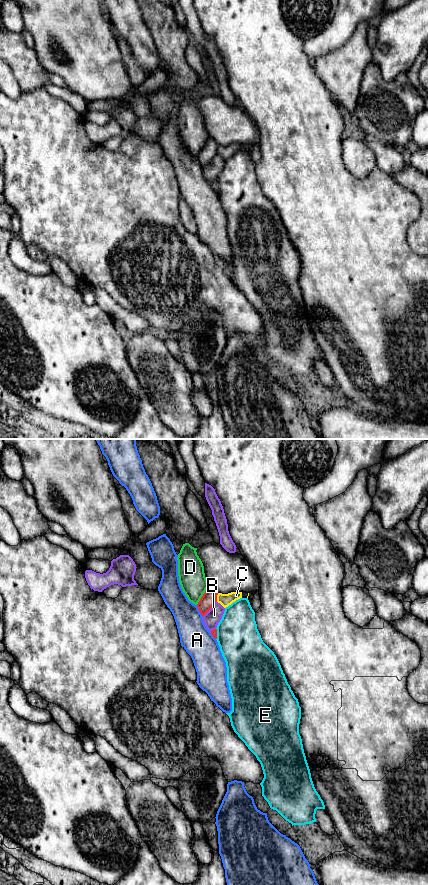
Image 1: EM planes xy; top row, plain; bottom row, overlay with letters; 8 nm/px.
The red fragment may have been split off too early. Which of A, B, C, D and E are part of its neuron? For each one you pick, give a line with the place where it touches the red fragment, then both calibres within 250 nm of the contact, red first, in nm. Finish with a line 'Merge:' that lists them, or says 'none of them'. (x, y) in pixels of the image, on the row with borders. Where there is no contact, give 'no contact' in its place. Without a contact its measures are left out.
Merge: none of them

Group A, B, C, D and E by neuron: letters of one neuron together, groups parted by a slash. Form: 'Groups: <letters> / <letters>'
Groups: A / B / C / D / E

